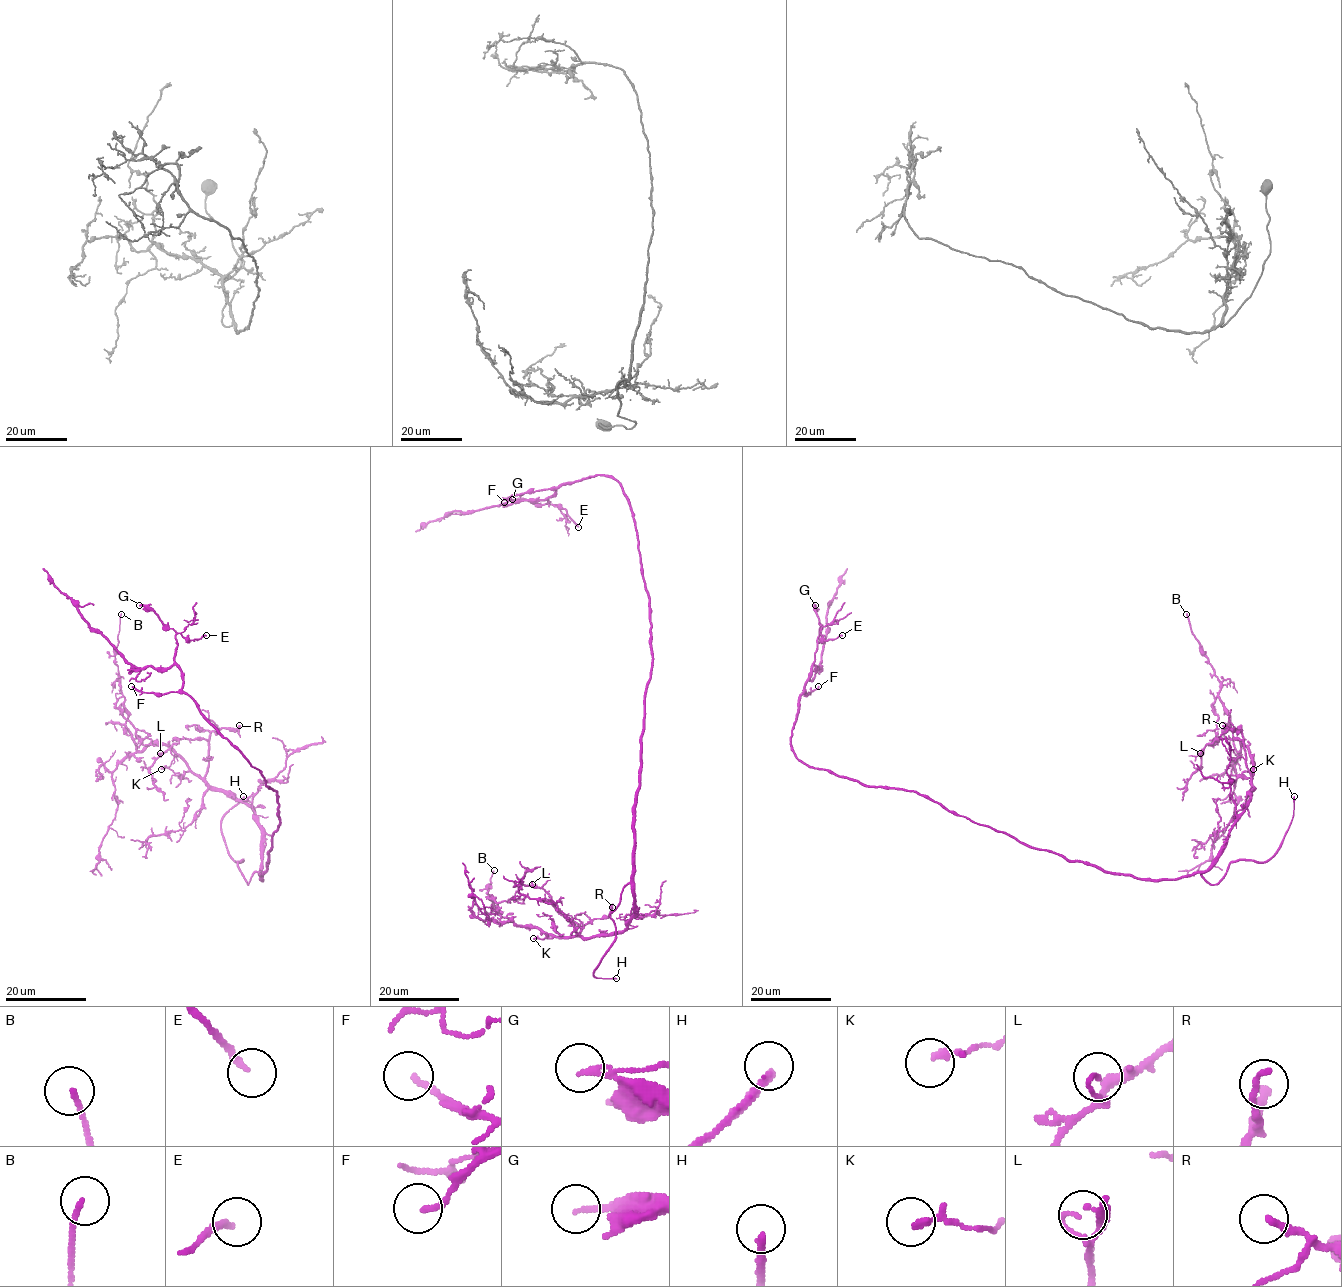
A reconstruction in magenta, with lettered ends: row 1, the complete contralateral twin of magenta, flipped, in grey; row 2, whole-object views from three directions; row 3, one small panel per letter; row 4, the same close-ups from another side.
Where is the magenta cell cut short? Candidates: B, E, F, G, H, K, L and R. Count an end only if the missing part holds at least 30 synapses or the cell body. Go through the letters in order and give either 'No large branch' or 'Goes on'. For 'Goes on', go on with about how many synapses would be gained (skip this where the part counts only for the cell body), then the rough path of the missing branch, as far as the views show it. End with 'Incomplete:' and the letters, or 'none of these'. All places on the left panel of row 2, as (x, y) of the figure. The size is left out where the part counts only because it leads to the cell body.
B: No large branch
E: No large branch
F: Goes on. Roughly 200 synapses. Course of what is missing: (131, 686), (96, 689), (82, 685), (73, 695), (77, 698), (85, 692), (103, 713)
G: No large branch
H: Goes on
K: No large branch
L: No large branch
R: Goes on. Roughly 35 synapses. Course of what is missing: (239, 725), (257, 731), (261, 727)
Incomplete: F, H, R

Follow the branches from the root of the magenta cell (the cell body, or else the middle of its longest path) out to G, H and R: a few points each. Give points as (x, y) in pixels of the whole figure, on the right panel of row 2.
G: (1031, 847), (916, 792), (860, 784), (797, 758), (791, 734), (815, 658), (820, 629), (815, 605)
H: (1031, 847), (1140, 879), (1198, 872), (1216, 884), (1230, 863), (1267, 862), (1275, 853), (1294, 796)
R: (1031, 847), (1140, 879), (1179, 879), (1203, 873), (1252, 792), (1242, 734), (1222, 725)

